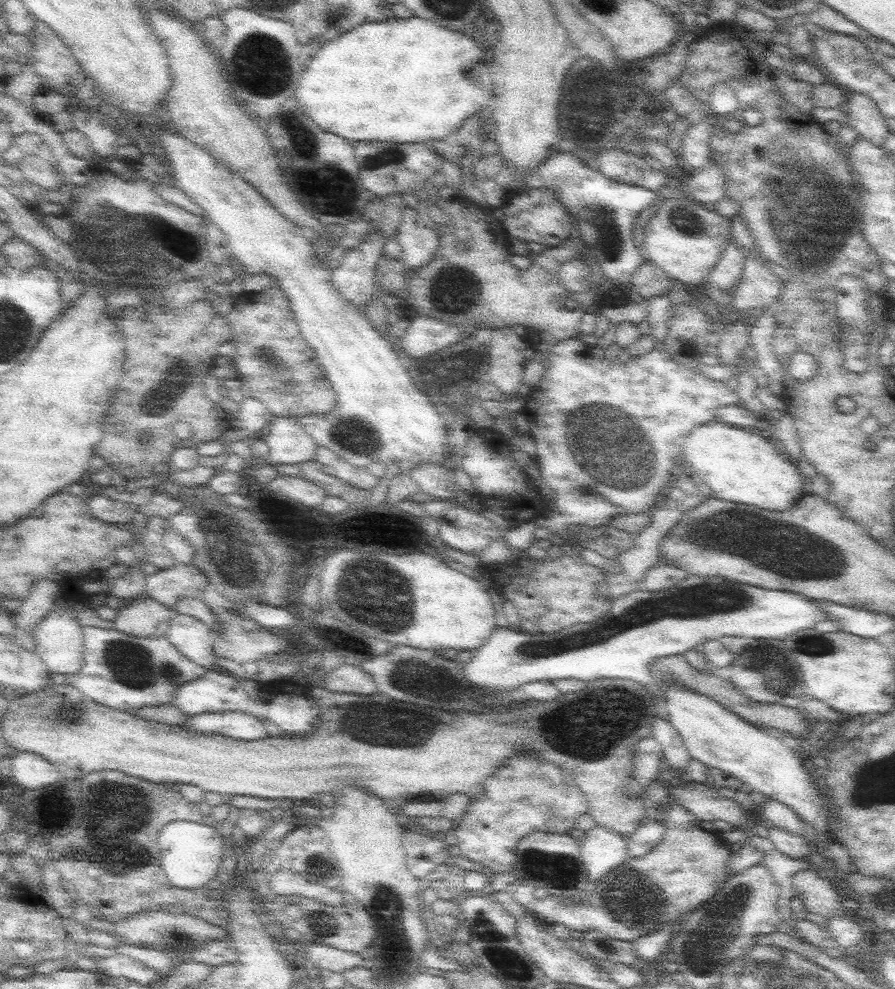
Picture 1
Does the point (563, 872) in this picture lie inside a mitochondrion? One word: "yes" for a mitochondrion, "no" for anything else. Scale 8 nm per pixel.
yes

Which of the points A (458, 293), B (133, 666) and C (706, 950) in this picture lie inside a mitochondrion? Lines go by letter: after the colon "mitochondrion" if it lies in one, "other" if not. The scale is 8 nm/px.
A: mitochondrion
B: mitochondrion
C: mitochondrion

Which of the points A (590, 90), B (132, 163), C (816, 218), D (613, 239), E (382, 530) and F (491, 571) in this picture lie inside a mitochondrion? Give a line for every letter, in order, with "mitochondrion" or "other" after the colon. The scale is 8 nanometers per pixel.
A: mitochondrion
B: other
C: mitochondrion
D: mitochondrion
E: other
F: other

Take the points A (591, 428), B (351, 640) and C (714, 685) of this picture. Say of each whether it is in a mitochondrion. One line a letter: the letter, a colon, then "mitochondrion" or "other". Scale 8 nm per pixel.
A: mitochondrion
B: mitochondrion
C: other

